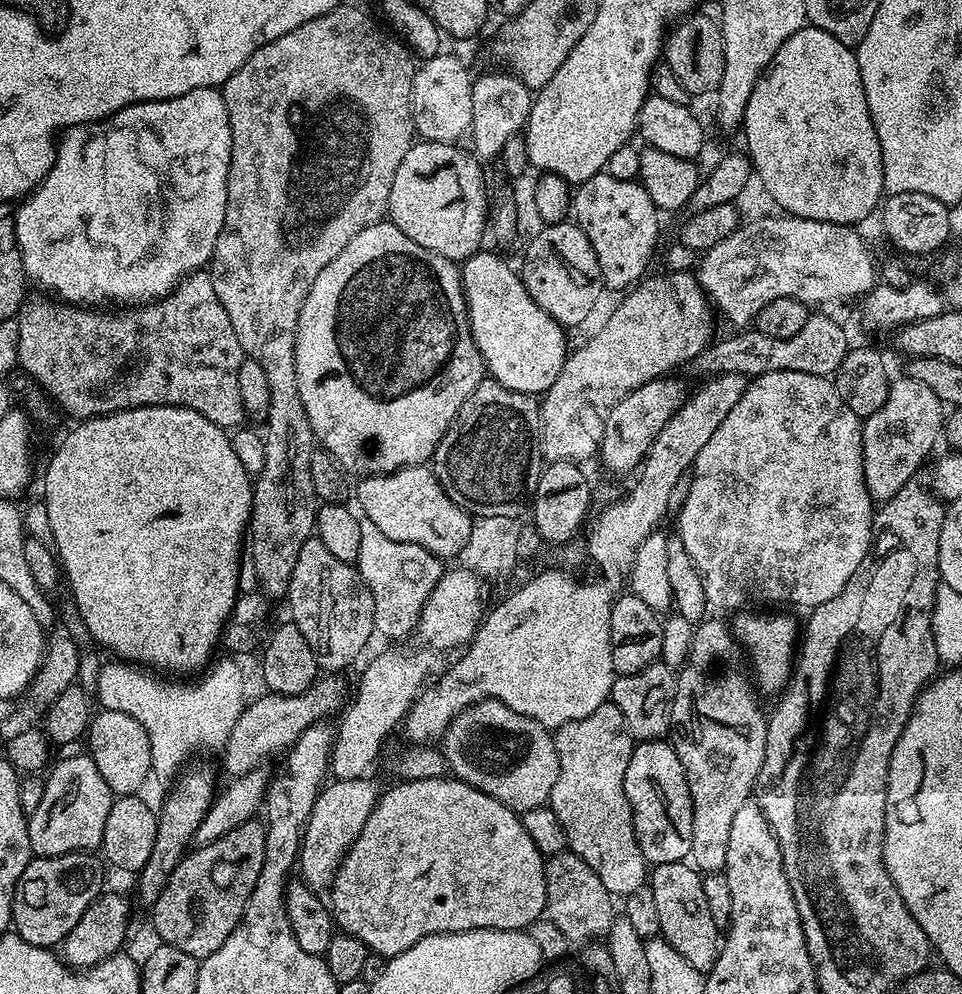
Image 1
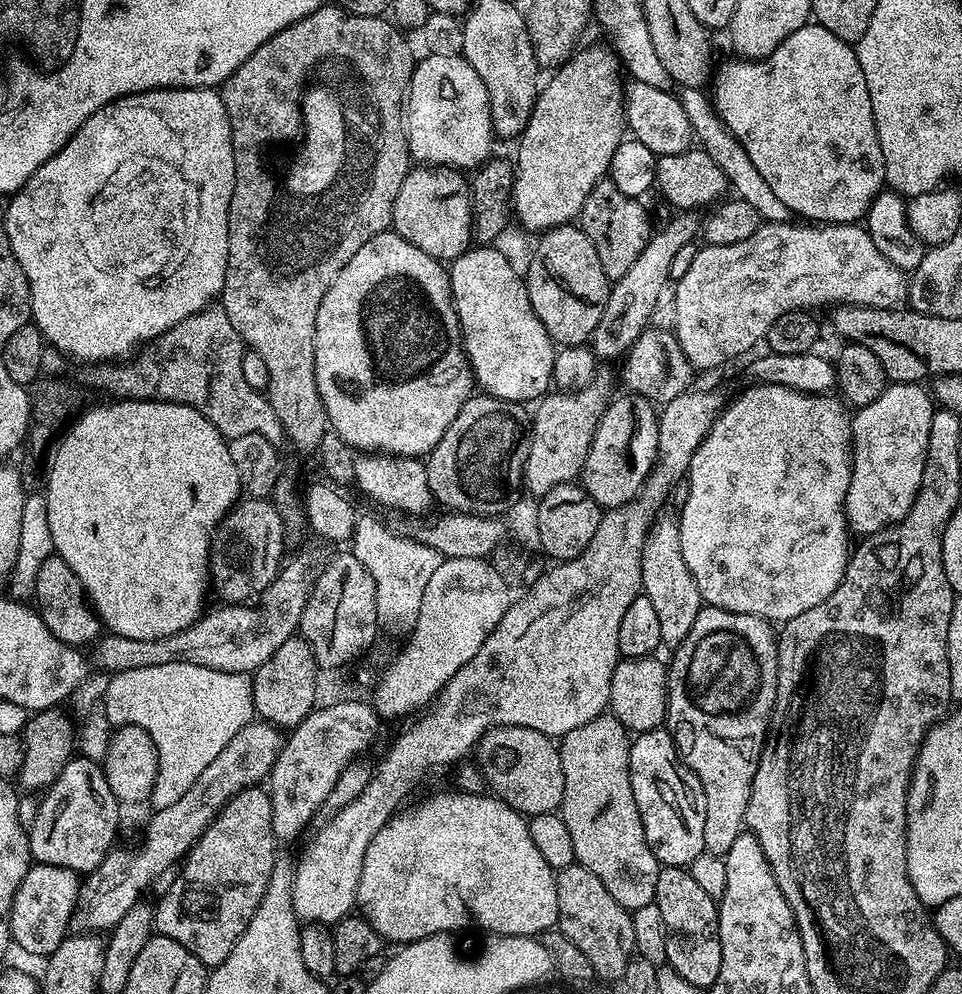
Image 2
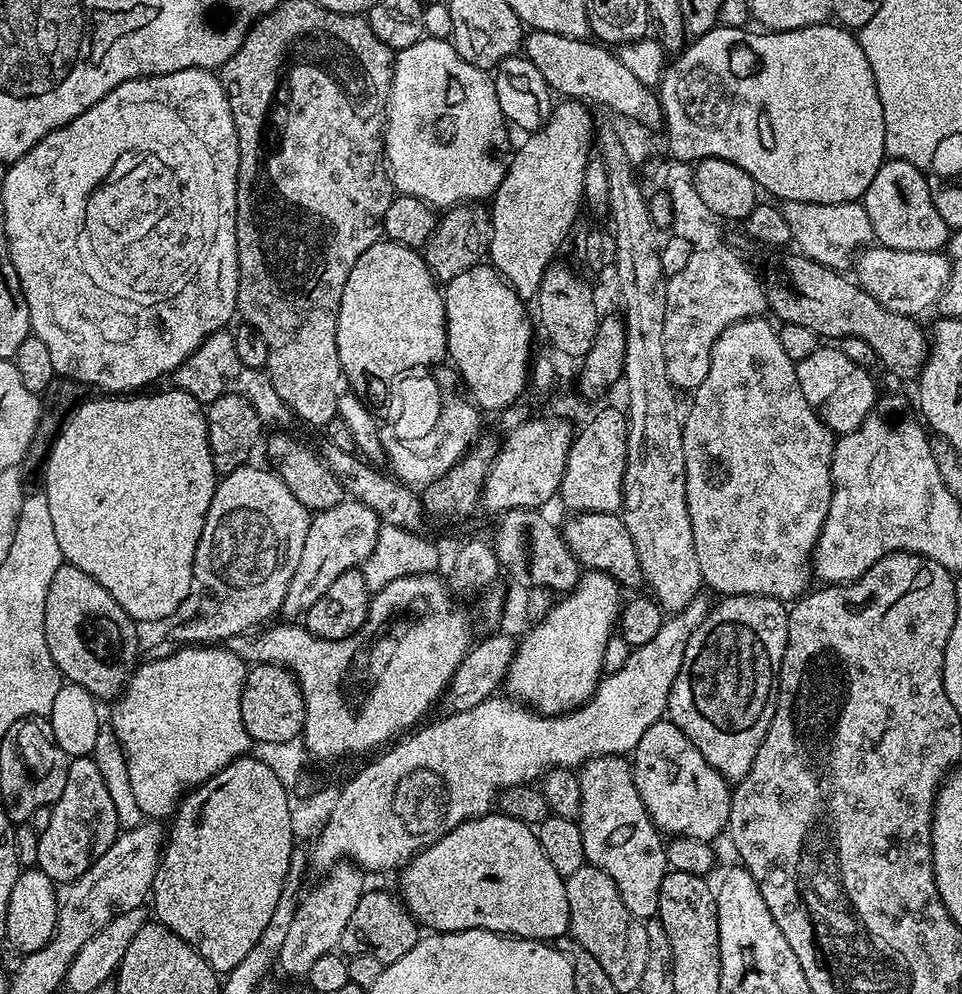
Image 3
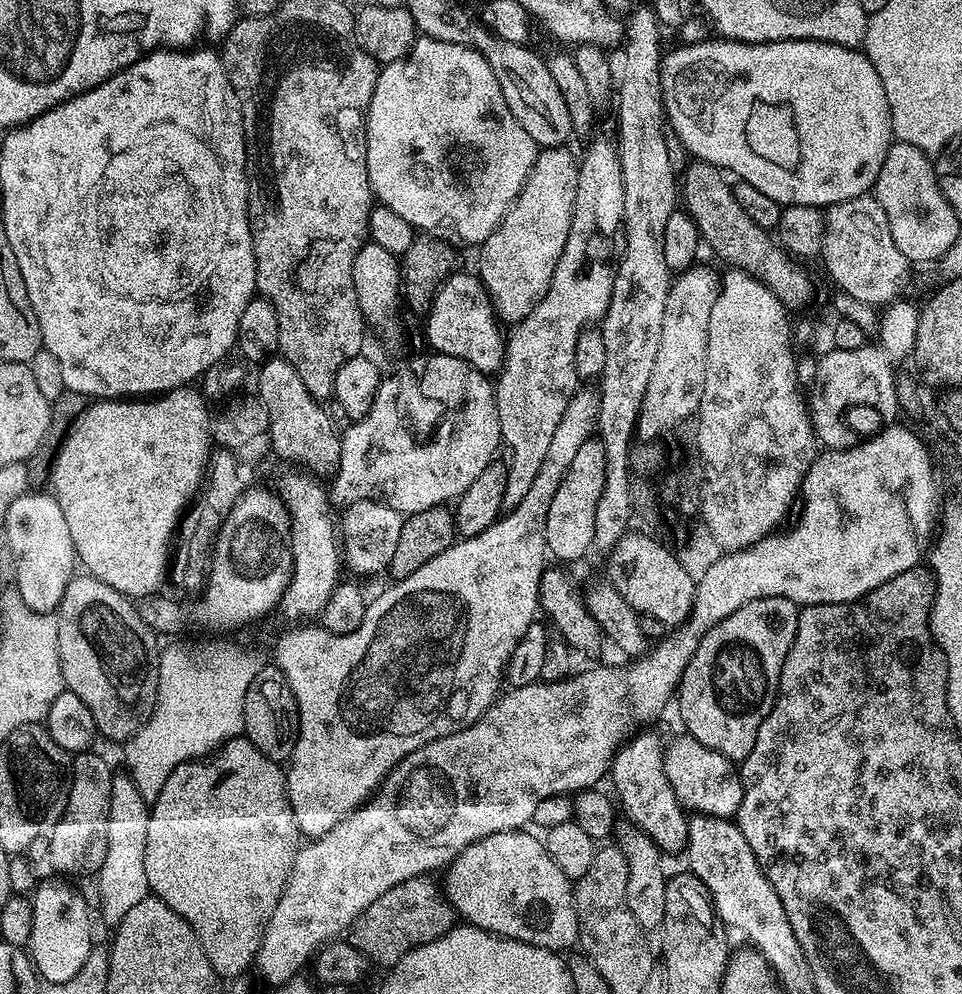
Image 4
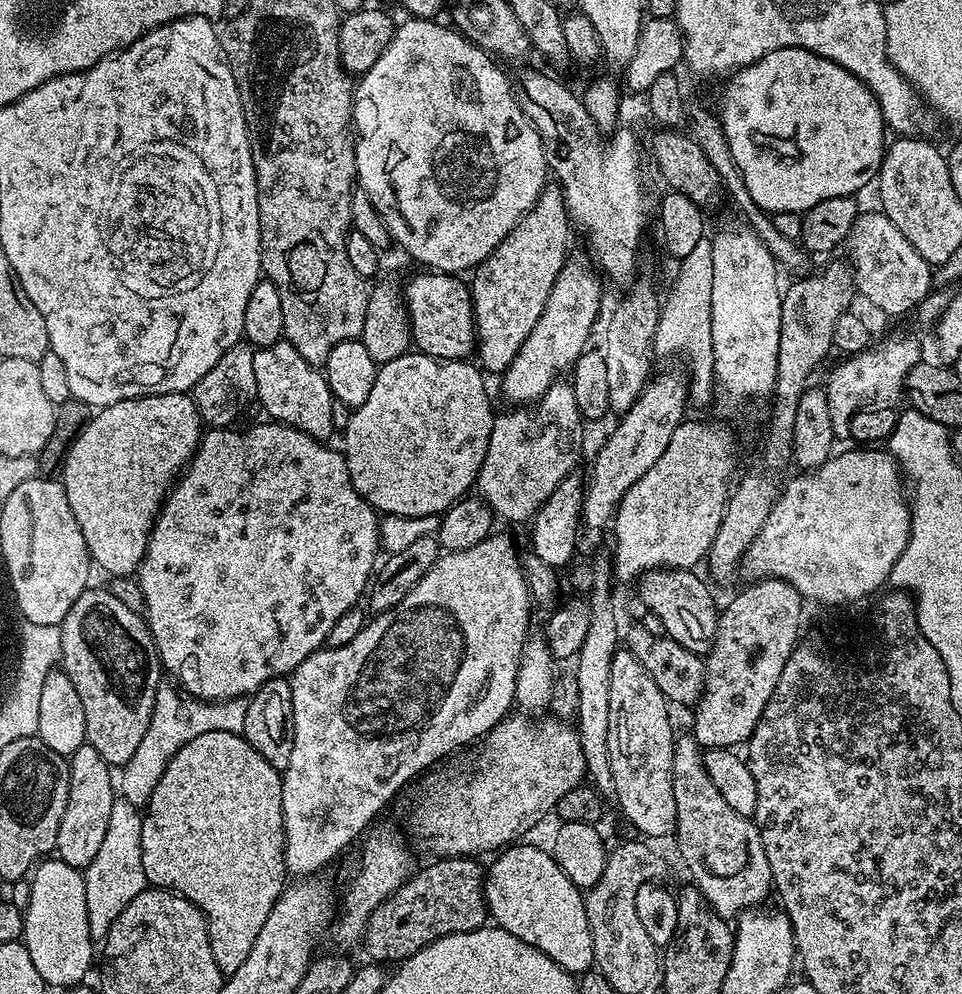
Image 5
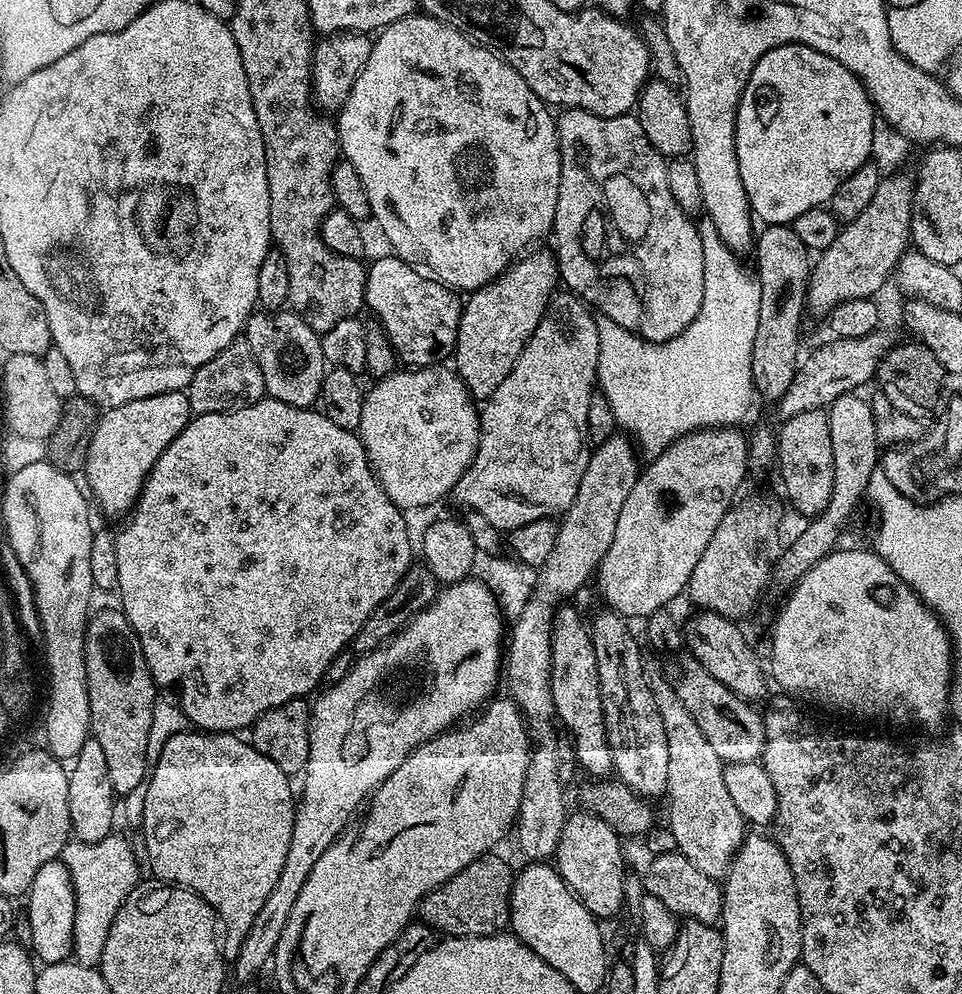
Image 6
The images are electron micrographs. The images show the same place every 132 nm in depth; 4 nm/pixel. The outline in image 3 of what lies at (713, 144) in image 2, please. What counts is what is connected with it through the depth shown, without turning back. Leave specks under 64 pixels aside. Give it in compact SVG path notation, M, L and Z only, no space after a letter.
M793 200L783 201L782 211L790 226L792 244L797 248L799 255L808 256L814 262L818 262L827 268L844 270L844 267L853 263L854 257L865 246L873 243L874 237L871 228L871 220L867 217L863 203L854 204L819 204L818 202L794 202Z

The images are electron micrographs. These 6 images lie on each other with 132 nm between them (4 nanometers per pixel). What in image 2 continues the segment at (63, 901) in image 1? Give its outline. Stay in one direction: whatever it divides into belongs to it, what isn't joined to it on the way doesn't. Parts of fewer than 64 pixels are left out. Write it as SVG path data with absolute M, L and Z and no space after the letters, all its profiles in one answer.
M33 863L26 878L18 886L12 903L10 940L24 952L32 956L47 958L69 935L72 915L76 909L76 899L80 893L82 880L77 873L62 866Z

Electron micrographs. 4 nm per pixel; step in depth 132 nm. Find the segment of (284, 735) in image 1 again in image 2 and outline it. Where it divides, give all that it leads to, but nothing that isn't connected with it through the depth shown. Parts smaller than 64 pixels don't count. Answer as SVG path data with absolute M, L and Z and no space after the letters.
M263 722L248 724L226 744L226 750L202 770L198 782L178 798L178 802L165 808L155 809L144 828L144 837L133 848L113 847L107 858L92 872L83 877L76 909L72 915L71 931L76 934L104 934L120 921L122 914L141 903L140 896L149 891L154 878L162 870L177 866L187 857L196 840L203 834L210 822L219 814L234 794L243 788L261 783L260 779L271 773L280 753L281 729Z

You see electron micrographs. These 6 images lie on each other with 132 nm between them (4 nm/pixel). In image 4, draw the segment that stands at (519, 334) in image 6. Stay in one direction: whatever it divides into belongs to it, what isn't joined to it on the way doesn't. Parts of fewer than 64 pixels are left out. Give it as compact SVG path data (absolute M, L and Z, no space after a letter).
M557 146L537 151L534 166L516 201L508 207L500 225L479 245L478 275L488 290L497 317L505 325L517 324L542 302L542 298L546 298L550 278L554 278L554 266L558 266L558 258L562 258L562 246L566 246L570 234L580 169L577 157L572 157L570 149Z

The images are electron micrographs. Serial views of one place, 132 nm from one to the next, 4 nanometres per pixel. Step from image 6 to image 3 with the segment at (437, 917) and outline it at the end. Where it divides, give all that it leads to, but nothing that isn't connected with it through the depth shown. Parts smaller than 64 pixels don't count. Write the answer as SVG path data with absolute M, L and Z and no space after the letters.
M365 891L364 896L354 906L350 918L346 921L346 930L342 930L339 951L351 958L370 954L370 958L378 958L378 962L393 964L402 958L402 954L410 954L414 946L422 938L421 925L416 923L399 895L388 892Z

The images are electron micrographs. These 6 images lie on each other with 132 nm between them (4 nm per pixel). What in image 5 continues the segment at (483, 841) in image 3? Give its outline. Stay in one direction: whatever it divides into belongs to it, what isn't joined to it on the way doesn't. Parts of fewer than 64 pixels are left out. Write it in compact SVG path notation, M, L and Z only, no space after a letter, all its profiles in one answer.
M517 842L501 851L495 857L496 861L492 865L487 865L486 875L484 878L484 900L488 904L488 915L494 921L495 927L506 930L510 934L514 934L514 938L522 938L522 942L526 942L530 946L534 946L538 950L542 950L542 954L546 954L546 958L550 958L558 966L562 966L565 972L573 974L583 974L593 967L594 964L594 942L590 938L590 922L586 922L586 906L584 905L585 893L574 886L574 882L570 882L570 878L566 878L566 874L562 874L562 870L558 866L556 859L552 857L551 851L535 848L532 844L524 844L528 842Z

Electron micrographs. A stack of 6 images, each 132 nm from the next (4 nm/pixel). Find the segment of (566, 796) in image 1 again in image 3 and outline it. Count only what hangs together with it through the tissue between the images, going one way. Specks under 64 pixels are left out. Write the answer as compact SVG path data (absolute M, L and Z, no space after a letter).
M596 756L593 760L586 761L579 769L578 779L584 799L578 823L582 830L585 861L614 878L614 886L618 886L618 894L622 894L622 902L626 902L626 910L630 910L630 914L645 922L653 919L660 910L658 898L662 878L670 871L668 854L662 833L653 826L646 806L634 786L631 763L624 756Z

